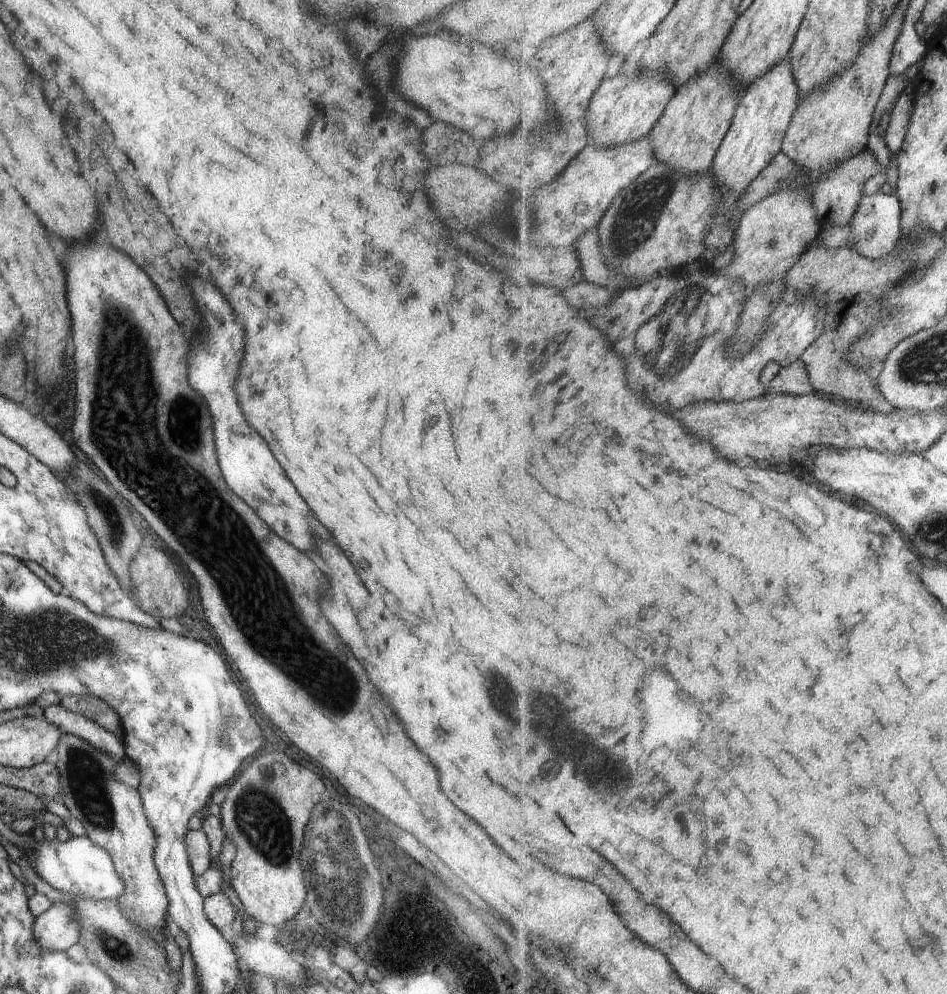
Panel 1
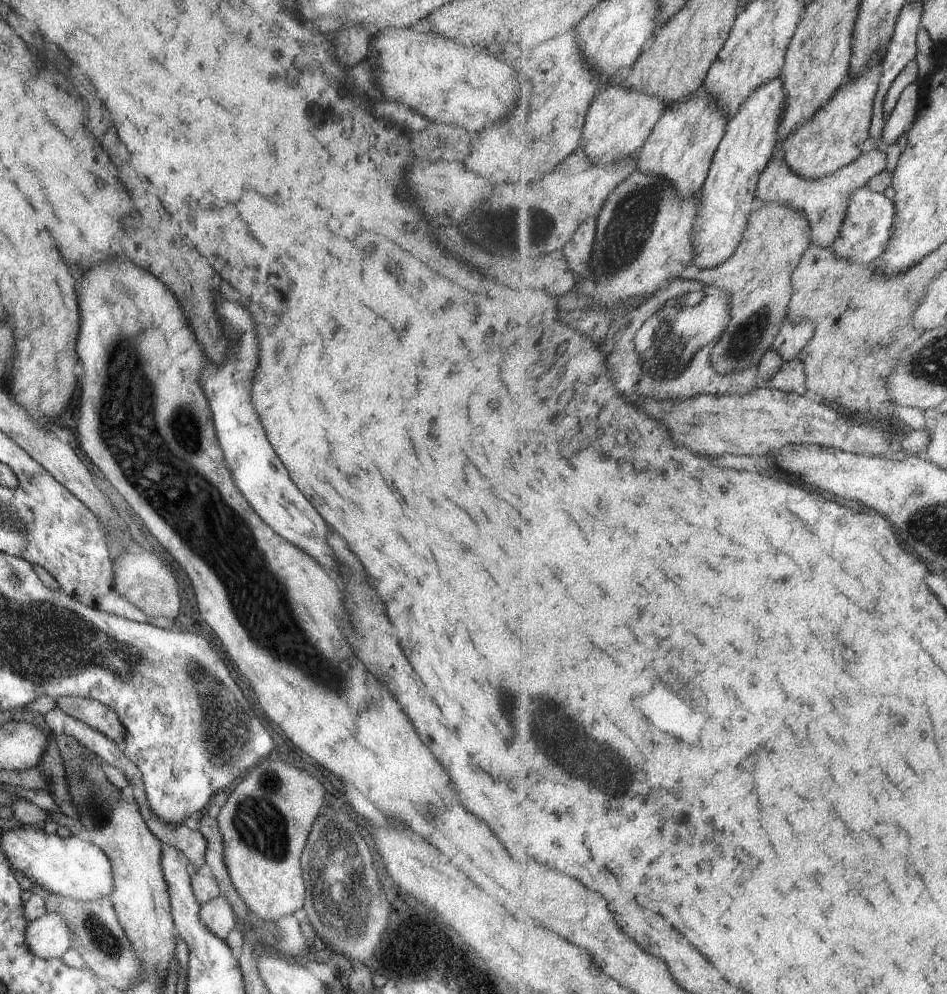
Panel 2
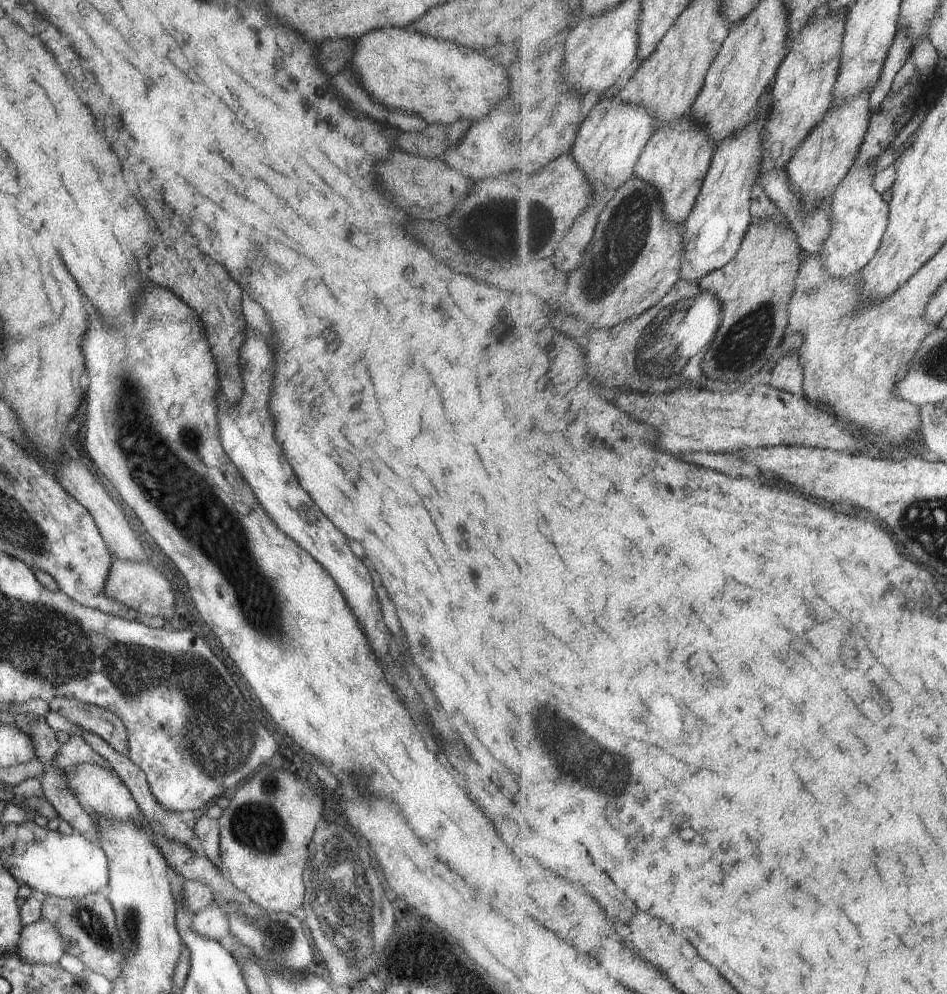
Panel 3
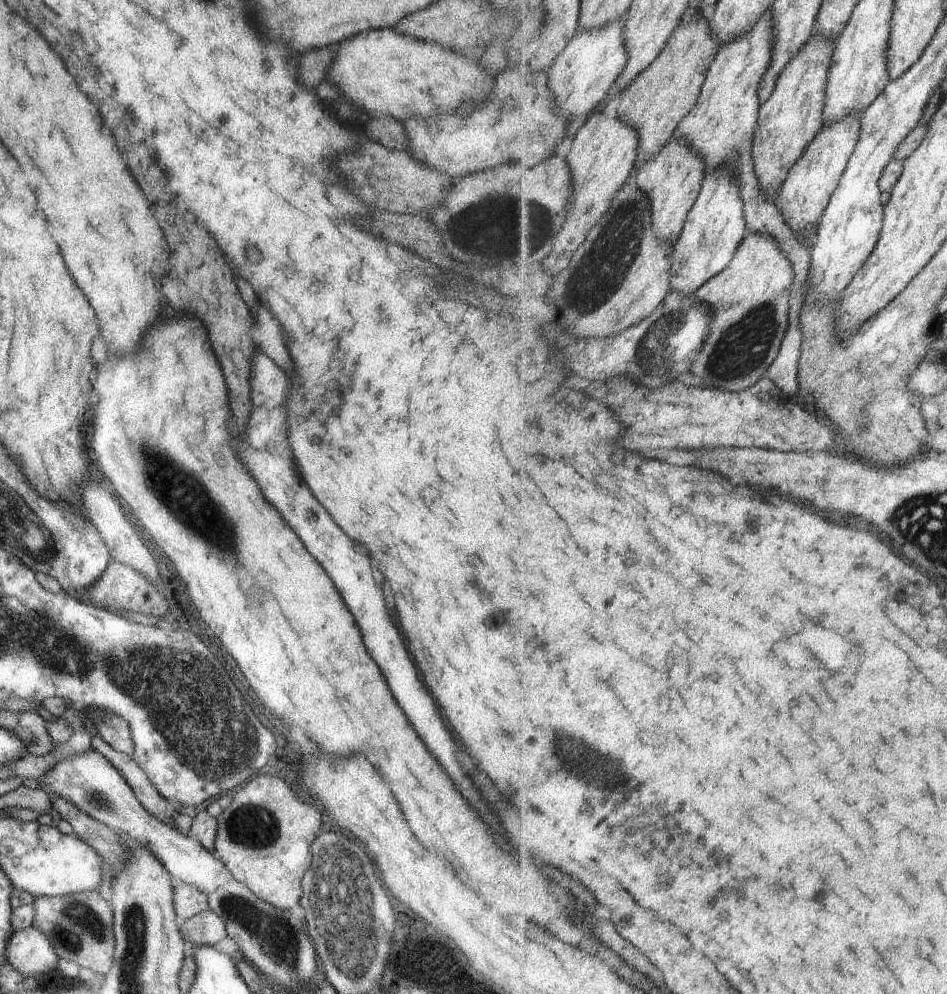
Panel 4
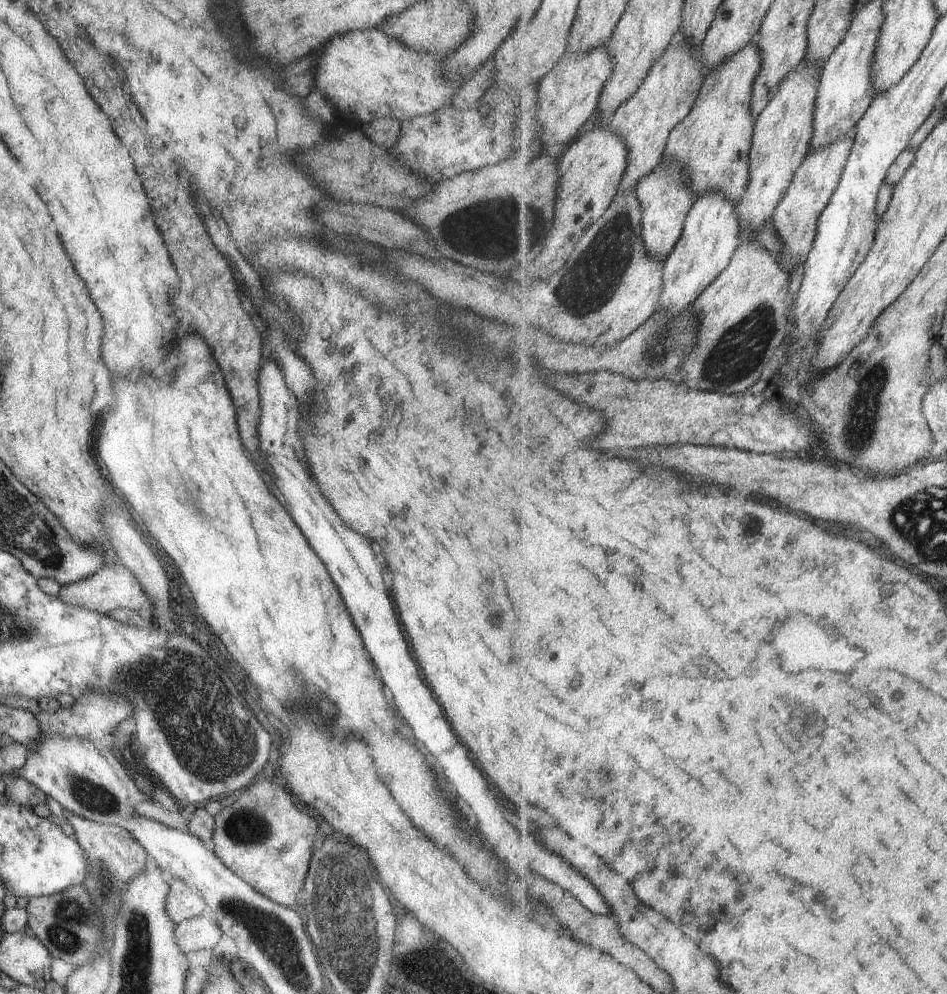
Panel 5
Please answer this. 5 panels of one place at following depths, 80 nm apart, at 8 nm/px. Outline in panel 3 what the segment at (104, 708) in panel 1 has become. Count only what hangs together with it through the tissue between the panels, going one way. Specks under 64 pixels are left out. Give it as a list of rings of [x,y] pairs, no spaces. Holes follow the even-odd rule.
[[[52,697],[48,704],[50,711],[58,713],[69,723],[83,730],[95,732],[113,750],[123,755],[128,754],[125,727],[115,714],[94,705],[81,704],[62,697]]]

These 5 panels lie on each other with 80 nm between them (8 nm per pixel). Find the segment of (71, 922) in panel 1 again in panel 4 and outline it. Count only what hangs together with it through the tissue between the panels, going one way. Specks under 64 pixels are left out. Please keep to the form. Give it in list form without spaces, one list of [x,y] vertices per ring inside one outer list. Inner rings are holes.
[[[35,926],[14,932],[5,946],[5,960],[19,974],[39,976],[57,968],[57,954],[51,946],[51,938]]]

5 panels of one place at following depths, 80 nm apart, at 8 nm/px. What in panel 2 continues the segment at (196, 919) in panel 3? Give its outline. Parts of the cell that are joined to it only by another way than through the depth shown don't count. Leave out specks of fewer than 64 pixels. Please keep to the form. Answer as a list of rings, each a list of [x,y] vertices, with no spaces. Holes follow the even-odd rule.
[[[218,895],[200,906],[199,917],[209,932],[224,940],[235,926],[235,914],[226,900]]]

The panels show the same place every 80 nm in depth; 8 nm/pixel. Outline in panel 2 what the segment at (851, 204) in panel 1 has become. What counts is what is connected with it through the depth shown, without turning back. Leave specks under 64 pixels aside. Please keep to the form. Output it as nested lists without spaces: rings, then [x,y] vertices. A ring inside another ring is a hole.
[[[870,145],[864,149],[864,154],[861,154],[861,157],[857,158],[853,164],[837,170],[836,174],[812,180],[793,172],[786,158],[773,158],[768,169],[761,174],[760,182],[757,184],[757,204],[777,202],[783,206],[793,206],[793,210],[801,210],[809,218],[809,224],[813,228],[812,244],[832,248],[837,242],[837,236],[843,230],[843,224],[847,218],[847,208],[851,202],[851,194],[857,194],[861,188],[868,187],[869,182],[875,176],[886,170],[883,160],[887,160],[883,151]]]

